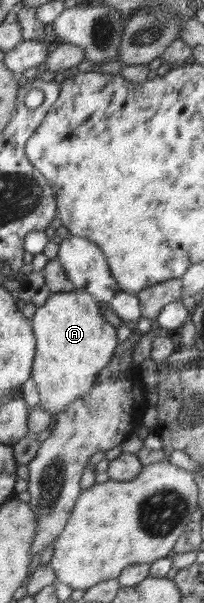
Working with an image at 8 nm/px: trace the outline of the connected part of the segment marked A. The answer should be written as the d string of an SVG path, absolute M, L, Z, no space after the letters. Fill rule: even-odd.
M84 290L58 292L52 294L44 305L37 308L34 318L30 321L36 343L31 376L36 381L39 393L38 405L54 415L64 411L73 401L94 387L98 372L108 365L115 347L120 342L116 337L117 329L100 314L97 302L94 296Z

